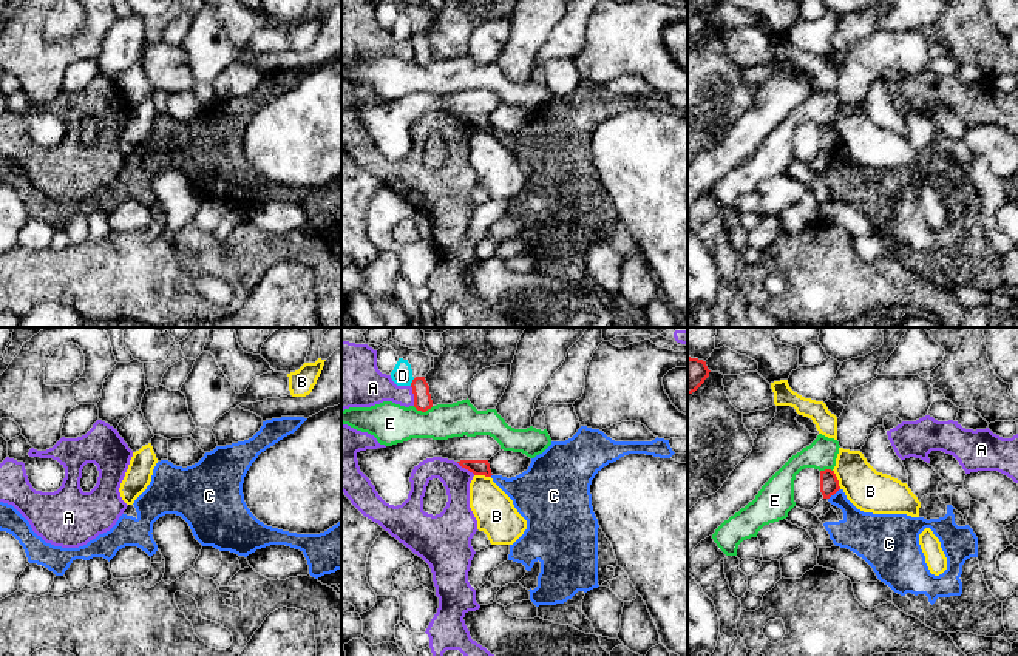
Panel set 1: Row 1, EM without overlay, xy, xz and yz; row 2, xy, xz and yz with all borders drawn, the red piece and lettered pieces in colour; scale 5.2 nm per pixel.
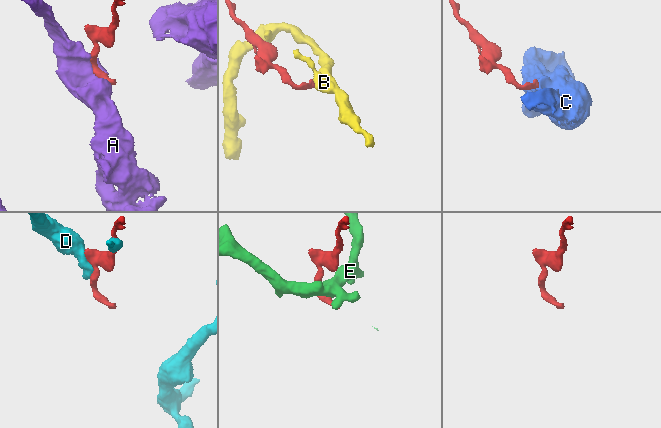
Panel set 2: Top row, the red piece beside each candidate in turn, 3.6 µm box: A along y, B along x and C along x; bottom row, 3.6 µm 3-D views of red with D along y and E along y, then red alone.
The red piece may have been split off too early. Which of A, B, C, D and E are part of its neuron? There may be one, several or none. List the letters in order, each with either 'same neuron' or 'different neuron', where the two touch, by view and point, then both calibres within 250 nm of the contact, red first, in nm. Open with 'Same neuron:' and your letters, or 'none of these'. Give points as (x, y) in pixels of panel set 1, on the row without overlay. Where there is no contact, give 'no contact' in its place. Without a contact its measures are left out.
Same neuron: none of these
A: different neuron; contact xz (414, 50); calibres 100 and 200 nm
B: different neuron; contact yz (836, 133); calibres 100 and 220 nm
C: different neuron; contact yz (833, 148); calibres 100 and 220 nm
D: different neuron; contact xz (413, 36); calibres 100 and 110 nm
E: different neuron; contact xz (424, 65); calibres 100 and 220 nm

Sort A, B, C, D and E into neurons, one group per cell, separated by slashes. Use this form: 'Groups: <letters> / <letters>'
Groups: A / B / C / D / E

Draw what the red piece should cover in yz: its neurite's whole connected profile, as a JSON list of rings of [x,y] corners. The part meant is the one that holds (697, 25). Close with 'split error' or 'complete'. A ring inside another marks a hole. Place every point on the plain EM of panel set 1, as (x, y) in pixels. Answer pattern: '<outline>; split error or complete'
[[[687,11],[687,48],[695,46],[709,31],[706,15]]]; complete

